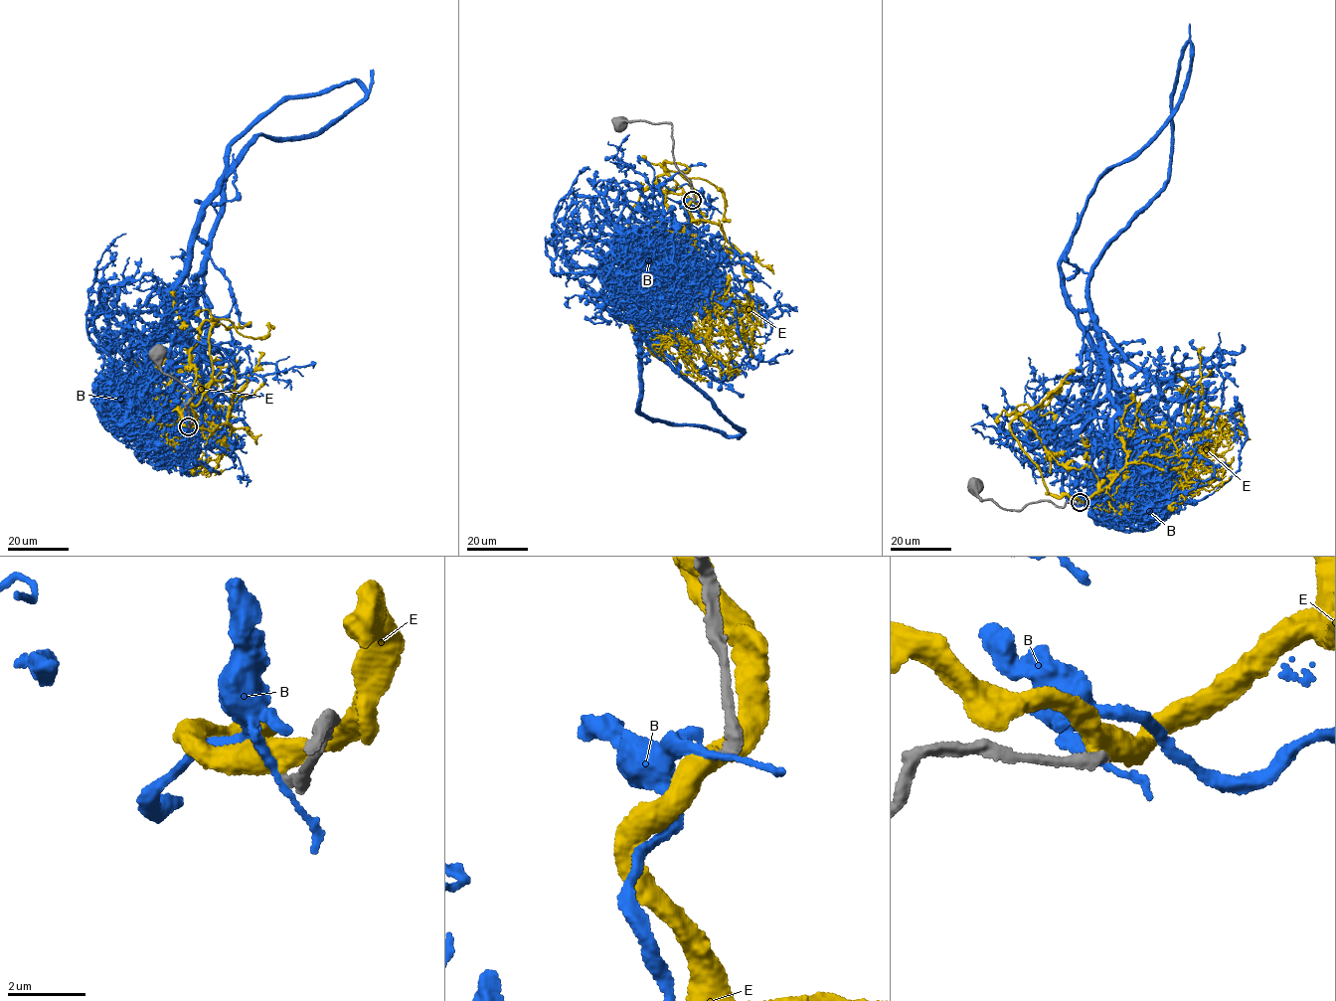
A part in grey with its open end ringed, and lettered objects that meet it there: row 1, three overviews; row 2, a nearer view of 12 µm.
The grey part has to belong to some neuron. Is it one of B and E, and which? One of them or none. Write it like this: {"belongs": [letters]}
{"belongs": ["E"]}

